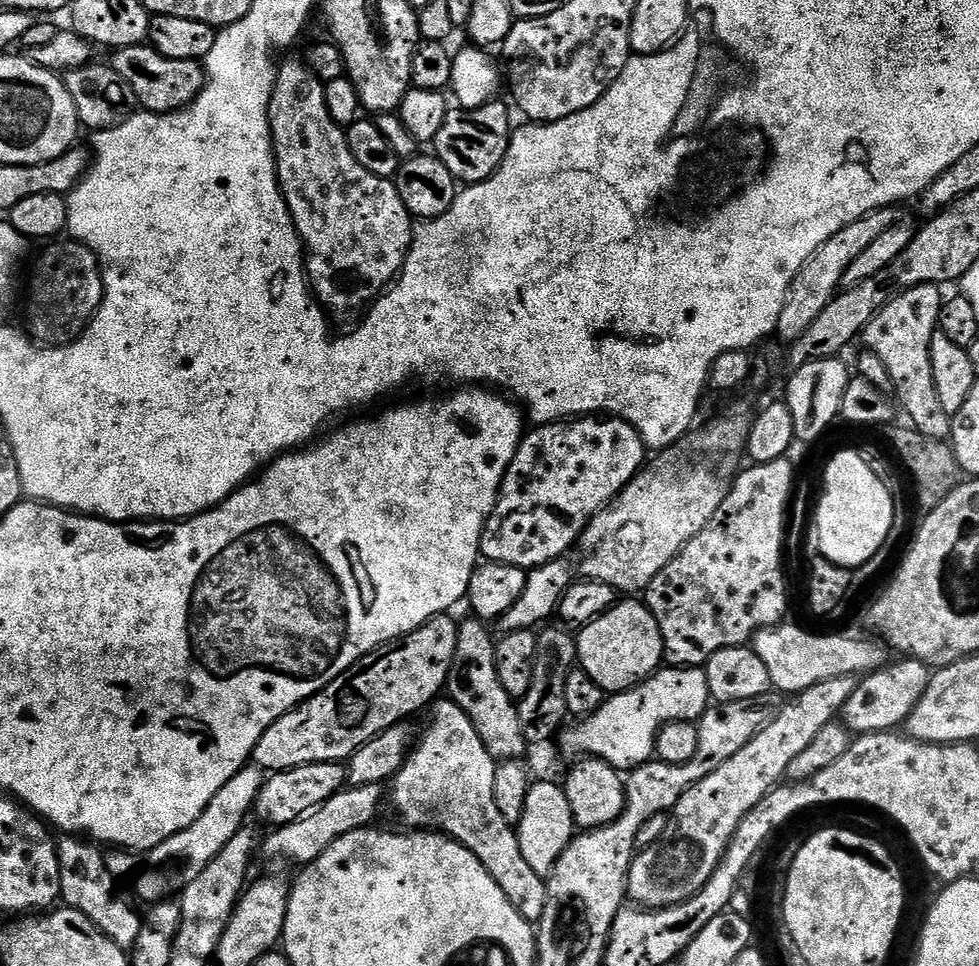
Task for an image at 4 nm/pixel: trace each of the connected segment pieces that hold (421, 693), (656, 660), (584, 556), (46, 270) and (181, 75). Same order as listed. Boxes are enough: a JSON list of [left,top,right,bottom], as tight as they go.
[[252,614,458,774],[576,598,664,694],[578,414,752,594],[27,243,104,346],[110,43,206,112]]

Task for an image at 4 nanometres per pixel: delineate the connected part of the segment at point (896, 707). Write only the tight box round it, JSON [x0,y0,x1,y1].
[844,658,929,734]

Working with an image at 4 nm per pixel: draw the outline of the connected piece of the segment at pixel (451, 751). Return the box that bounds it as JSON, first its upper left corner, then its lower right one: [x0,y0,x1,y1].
[386,698,548,922]

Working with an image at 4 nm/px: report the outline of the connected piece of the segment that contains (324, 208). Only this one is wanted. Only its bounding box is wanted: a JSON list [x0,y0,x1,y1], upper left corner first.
[268,59,414,313]

